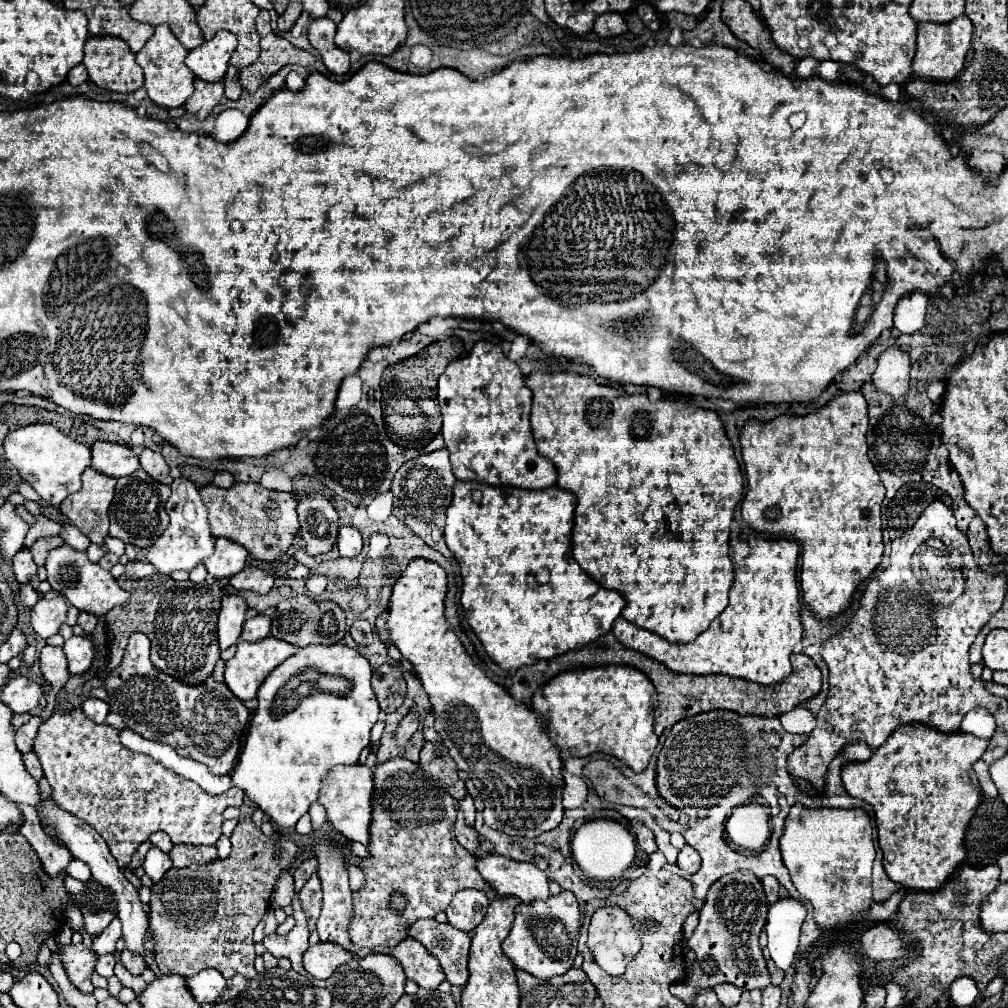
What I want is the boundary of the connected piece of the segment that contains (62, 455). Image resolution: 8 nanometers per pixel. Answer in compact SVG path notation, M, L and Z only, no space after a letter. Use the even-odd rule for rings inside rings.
M30 424L8 434L4 442L6 458L22 472L28 484L42 496L44 502L58 506L62 500L82 488L82 472L92 464L92 454L86 444L68 438L50 424Z

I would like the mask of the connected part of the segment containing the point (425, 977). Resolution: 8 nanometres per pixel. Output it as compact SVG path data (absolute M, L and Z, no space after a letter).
M406 938L396 948L380 948L380 952L394 956L404 968L406 978L414 980L420 988L436 990L446 980L440 962L420 942L412 938Z

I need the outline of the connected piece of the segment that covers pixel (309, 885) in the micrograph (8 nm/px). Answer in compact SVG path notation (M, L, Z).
M312 874L308 878L304 888L298 892L298 900L302 904L302 910L304 910L306 918L308 918L308 930L314 932L316 930L316 920L318 920L320 908L322 908L322 888L320 888L318 874Z

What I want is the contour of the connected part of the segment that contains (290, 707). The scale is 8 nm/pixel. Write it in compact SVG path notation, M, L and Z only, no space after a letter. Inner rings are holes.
M346 644L332 646L308 646L300 648L292 658L284 660L258 688L258 708L252 714L244 748L238 756L238 764L232 770L232 786L240 788L252 802L256 802L278 826L294 828L300 816L304 816L312 802L318 798L318 788L328 770L336 764L356 764L360 752L370 744L370 730L378 720L378 702L370 684L370 662L354 648ZM324 676L340 678L346 682L346 690L322 690Z

